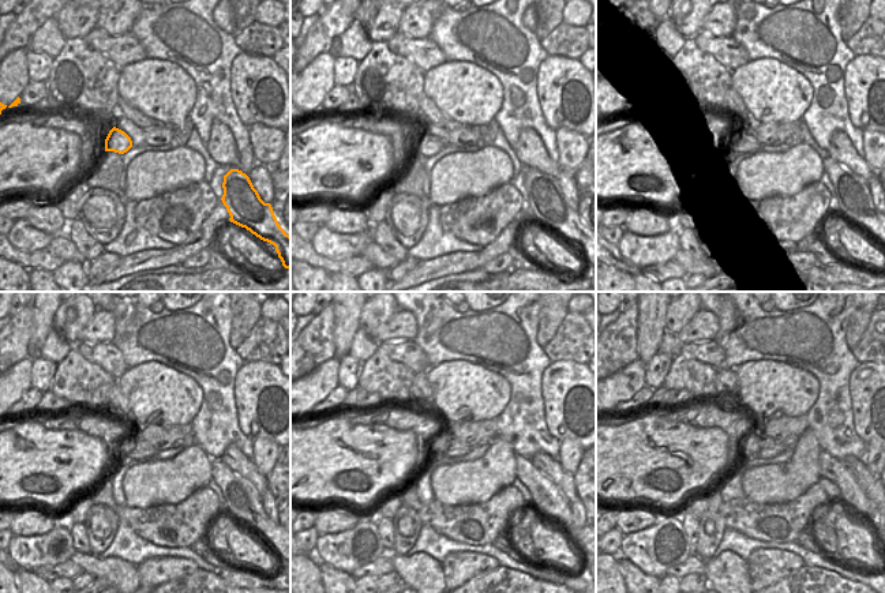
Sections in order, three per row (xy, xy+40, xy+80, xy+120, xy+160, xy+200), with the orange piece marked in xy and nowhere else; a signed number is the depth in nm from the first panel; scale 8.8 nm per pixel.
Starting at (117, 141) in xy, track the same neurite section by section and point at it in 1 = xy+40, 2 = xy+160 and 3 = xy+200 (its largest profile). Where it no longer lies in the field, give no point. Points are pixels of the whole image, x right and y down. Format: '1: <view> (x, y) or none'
1: xy+40 (428, 145)
2: xy+160 (456, 449)
3: xy+200 (768, 449)

